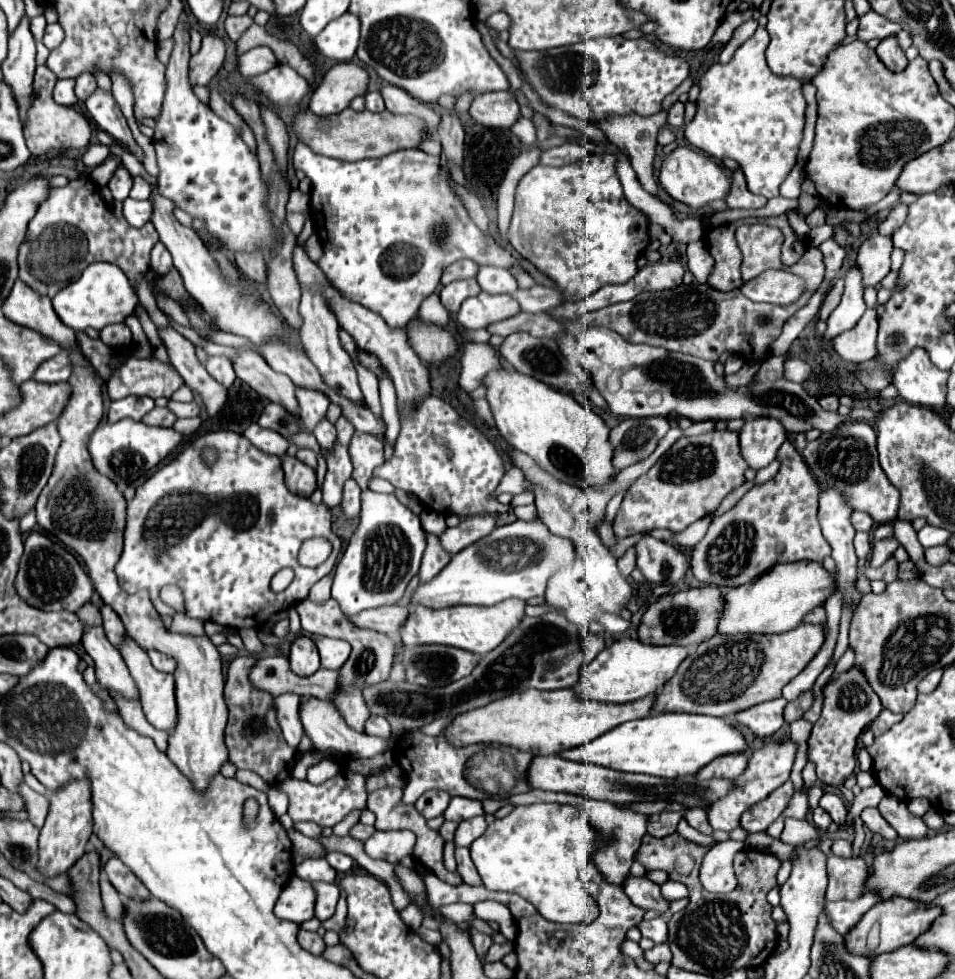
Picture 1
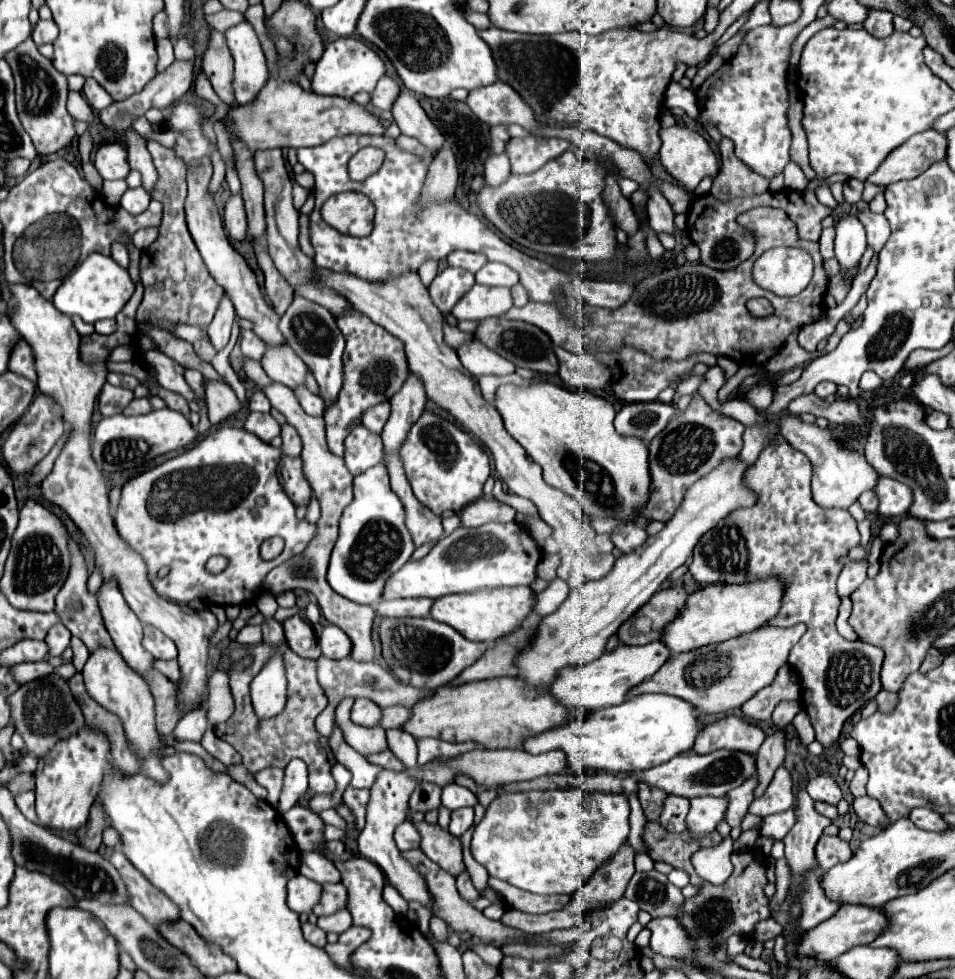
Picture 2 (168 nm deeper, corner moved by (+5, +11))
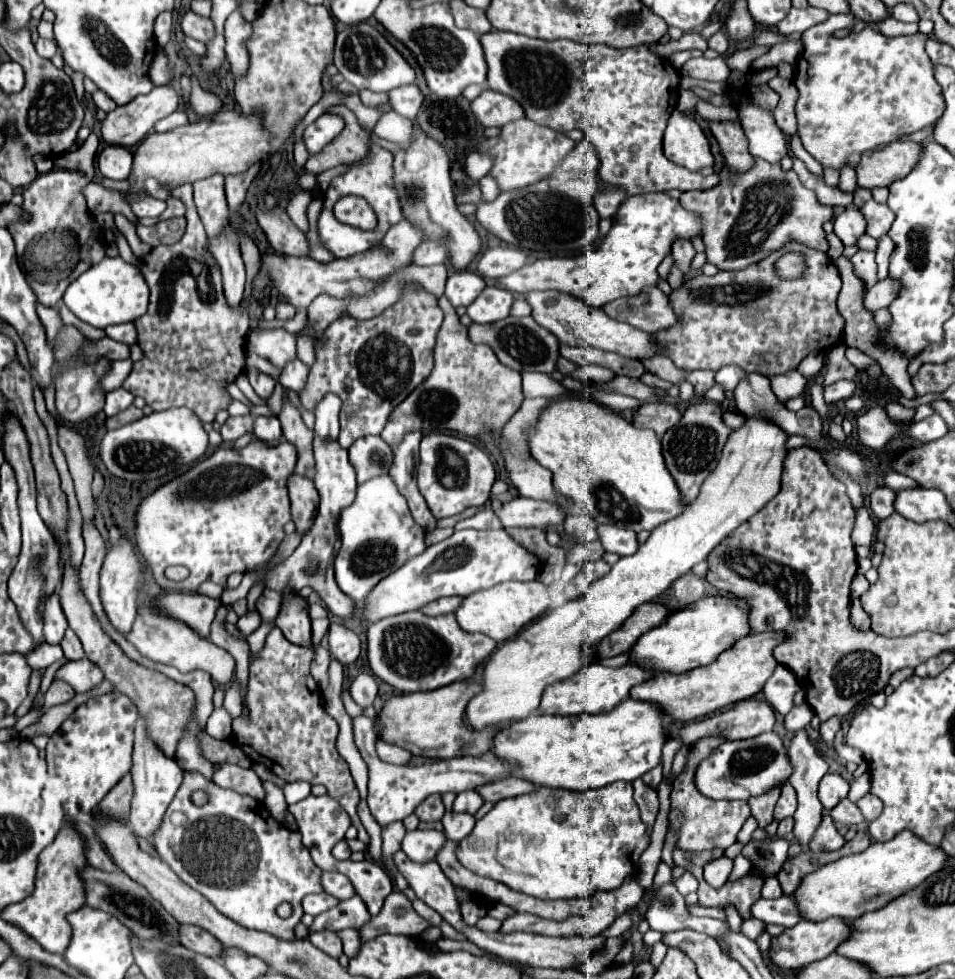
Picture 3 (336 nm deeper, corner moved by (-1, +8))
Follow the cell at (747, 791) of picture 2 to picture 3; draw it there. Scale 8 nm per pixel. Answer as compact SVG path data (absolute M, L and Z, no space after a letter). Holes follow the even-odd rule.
M747 819L747 823L741 827L741 831L739 831L739 835L737 835L737 841L741 843L741 845L747 845L749 841L751 841L751 837L753 837L753 831L757 829L757 823L755 823L755 819Z

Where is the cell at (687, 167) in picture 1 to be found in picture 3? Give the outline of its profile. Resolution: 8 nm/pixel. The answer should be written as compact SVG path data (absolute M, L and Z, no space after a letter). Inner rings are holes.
M675 109L667 121L663 151L667 159L687 167L689 171L699 171L713 165L713 155L701 127L679 109Z

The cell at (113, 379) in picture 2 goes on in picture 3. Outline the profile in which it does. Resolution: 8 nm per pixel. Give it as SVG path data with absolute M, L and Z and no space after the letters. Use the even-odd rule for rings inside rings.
M173 189L171 195L181 199L187 207L187 231L179 243L151 249L151 253L145 255L143 261L139 261L139 269L143 271L143 277L147 279L147 285L151 289L149 309L135 321L135 327L139 331L137 343L143 349L145 357L133 365L133 371L125 379L123 387L133 395L143 397L153 411L163 411L169 407L189 407L203 423L211 423L215 421L215 415L219 411L229 407L231 395L227 393L227 385L235 383L235 379L245 371L243 347L249 331L249 313L243 303L237 307L229 307L225 299L219 265L205 251L207 235L193 203L193 189Z

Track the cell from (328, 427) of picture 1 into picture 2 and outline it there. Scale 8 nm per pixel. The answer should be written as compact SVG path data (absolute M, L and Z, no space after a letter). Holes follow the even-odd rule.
M301 388L301 392L295 392L295 394L297 394L303 410L305 410L309 416L323 416L323 412L325 412L325 402L323 402L323 398L311 394L307 388Z

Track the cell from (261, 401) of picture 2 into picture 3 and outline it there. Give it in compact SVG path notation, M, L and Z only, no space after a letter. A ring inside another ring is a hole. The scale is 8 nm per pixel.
M247 367L247 375L249 375L249 383L255 389L255 393L259 397L263 397L263 399L269 399L271 393L273 393L273 387L275 387L275 379L265 375L265 373L261 373L255 367Z

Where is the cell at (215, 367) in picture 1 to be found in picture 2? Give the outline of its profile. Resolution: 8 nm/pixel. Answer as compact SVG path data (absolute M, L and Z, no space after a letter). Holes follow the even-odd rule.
M225 294L221 304L219 304L219 310L217 310L217 314L215 314L215 318L213 318L213 322L209 324L209 330L207 330L209 340L211 340L211 344L217 352L227 346L233 322L235 322L235 310L233 310L233 304L231 304L229 296Z

